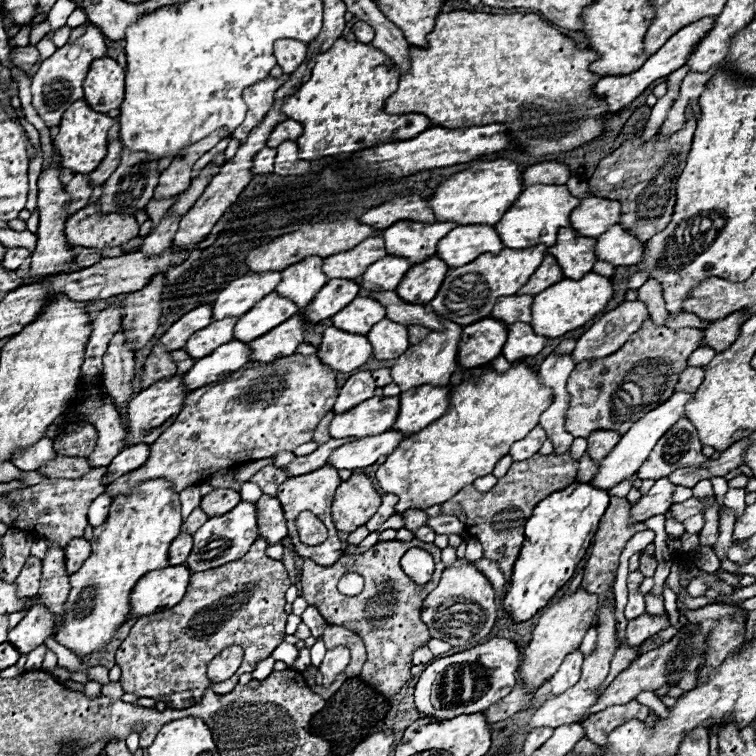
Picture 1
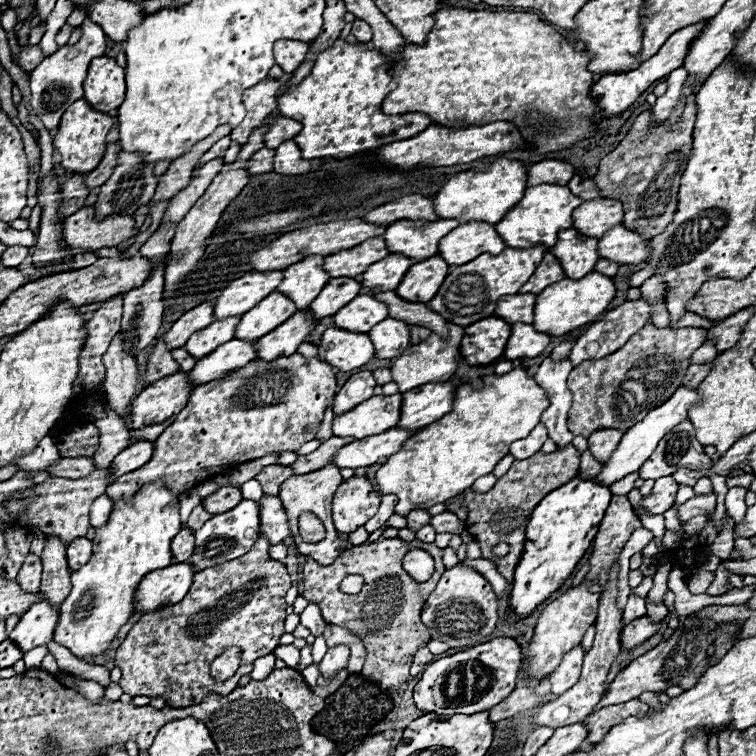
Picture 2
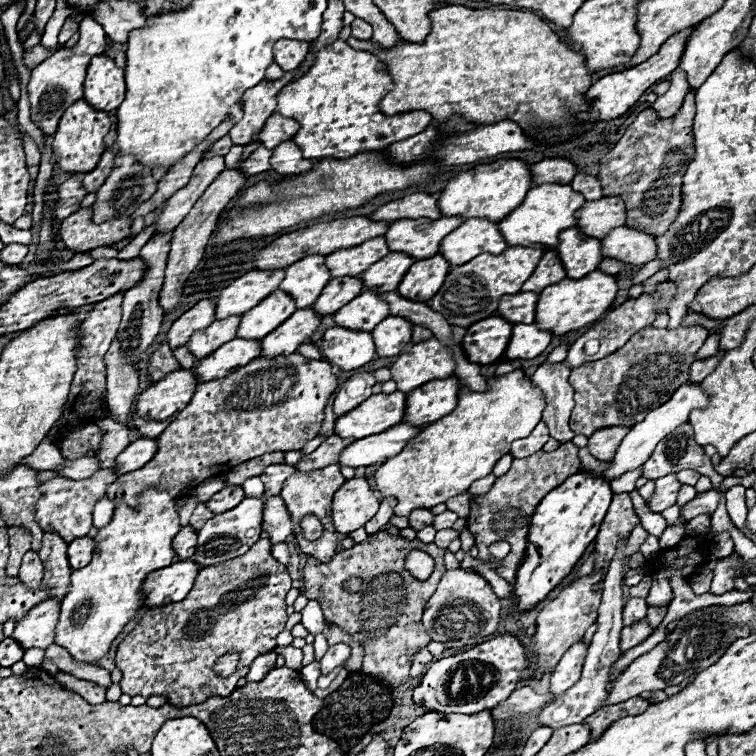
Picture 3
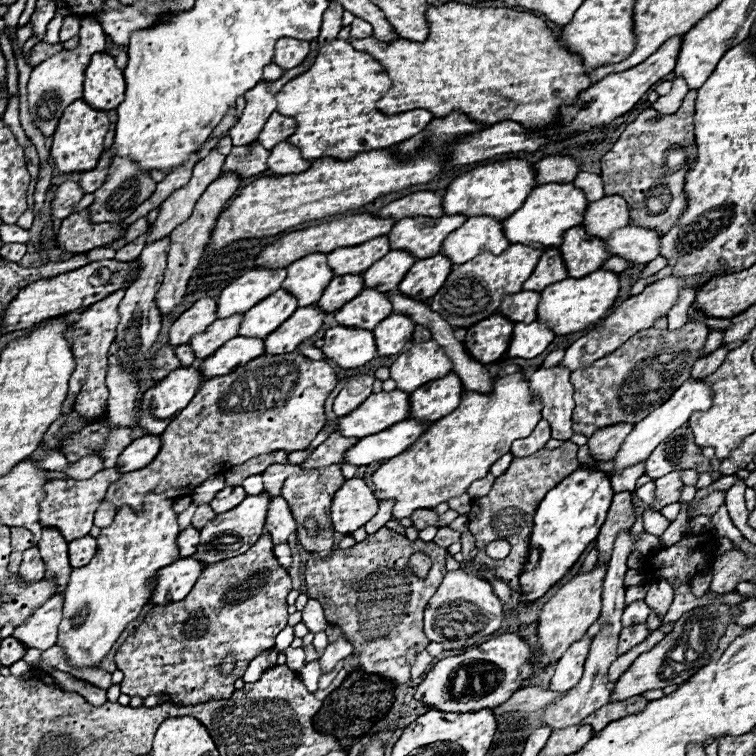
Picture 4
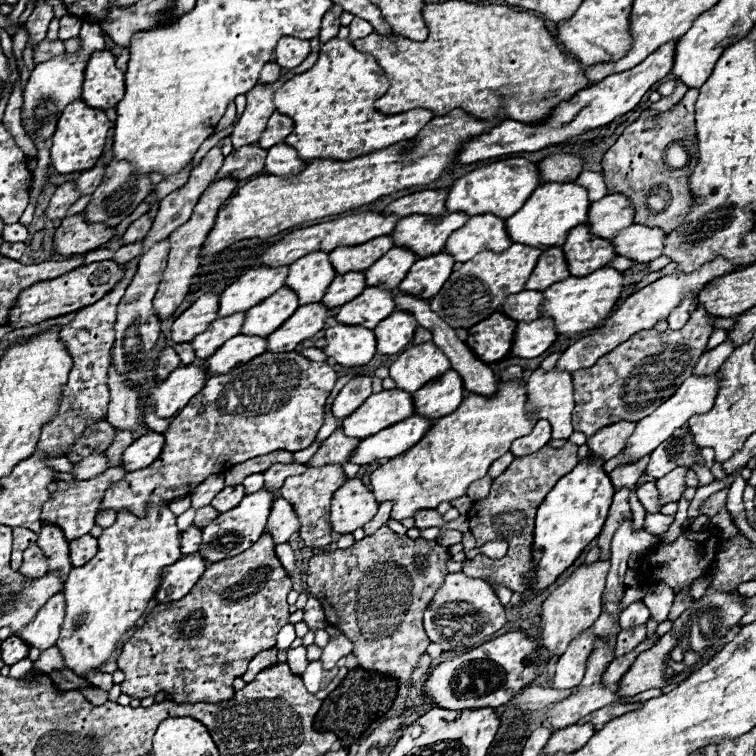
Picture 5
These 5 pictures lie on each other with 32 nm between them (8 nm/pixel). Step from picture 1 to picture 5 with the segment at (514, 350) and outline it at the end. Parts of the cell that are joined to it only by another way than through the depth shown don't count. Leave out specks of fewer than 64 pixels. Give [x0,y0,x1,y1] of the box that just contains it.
[510,318,558,358]

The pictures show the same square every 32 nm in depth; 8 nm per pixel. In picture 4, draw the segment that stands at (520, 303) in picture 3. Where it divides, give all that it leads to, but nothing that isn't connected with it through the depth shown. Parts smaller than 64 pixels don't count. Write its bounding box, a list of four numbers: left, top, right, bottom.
[498,290,542,322]

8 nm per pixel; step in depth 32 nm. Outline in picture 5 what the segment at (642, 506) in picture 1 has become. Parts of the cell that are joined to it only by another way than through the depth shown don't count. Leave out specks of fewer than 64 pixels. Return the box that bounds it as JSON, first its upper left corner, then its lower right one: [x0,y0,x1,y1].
[656,468,688,504]

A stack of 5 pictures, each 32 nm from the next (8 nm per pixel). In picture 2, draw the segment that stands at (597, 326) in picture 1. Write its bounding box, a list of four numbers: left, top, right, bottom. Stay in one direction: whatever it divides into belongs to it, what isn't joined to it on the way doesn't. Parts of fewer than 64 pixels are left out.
[568,298,652,366]

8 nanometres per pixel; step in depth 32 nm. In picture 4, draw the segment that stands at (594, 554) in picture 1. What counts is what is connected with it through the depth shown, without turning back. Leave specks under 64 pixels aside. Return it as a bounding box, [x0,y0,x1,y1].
[596,492,634,562]

